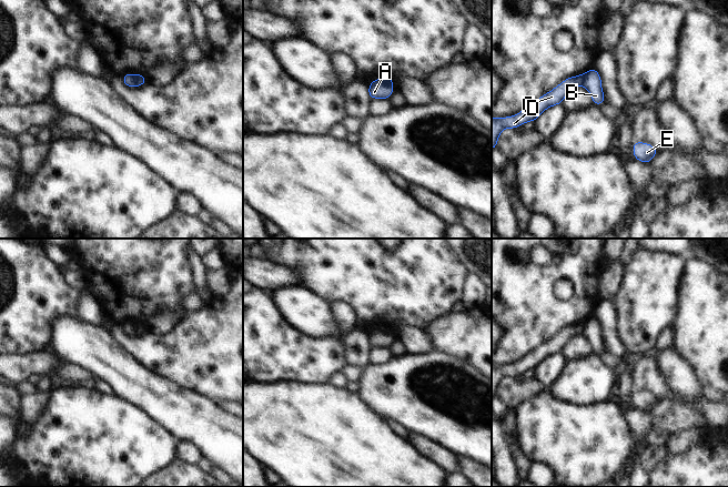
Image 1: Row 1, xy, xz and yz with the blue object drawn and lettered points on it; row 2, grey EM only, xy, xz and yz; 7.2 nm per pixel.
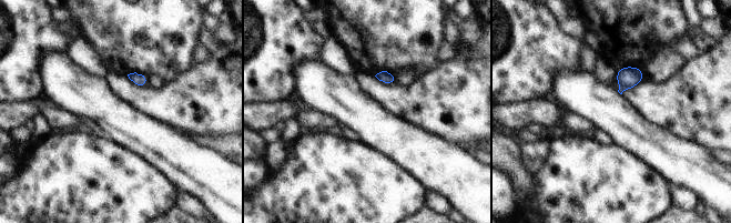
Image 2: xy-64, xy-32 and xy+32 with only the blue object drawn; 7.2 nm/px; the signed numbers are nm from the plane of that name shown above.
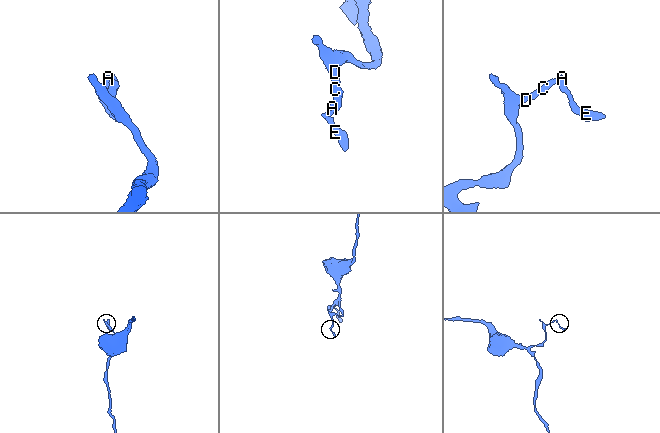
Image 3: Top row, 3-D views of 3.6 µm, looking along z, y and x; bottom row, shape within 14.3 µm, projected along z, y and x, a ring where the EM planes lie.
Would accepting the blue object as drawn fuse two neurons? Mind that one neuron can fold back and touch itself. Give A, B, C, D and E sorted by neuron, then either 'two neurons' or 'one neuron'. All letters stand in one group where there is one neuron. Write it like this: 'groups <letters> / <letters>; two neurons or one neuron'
groups A B E / C D; two neurons

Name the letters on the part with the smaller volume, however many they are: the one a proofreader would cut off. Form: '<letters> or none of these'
A, B, E

